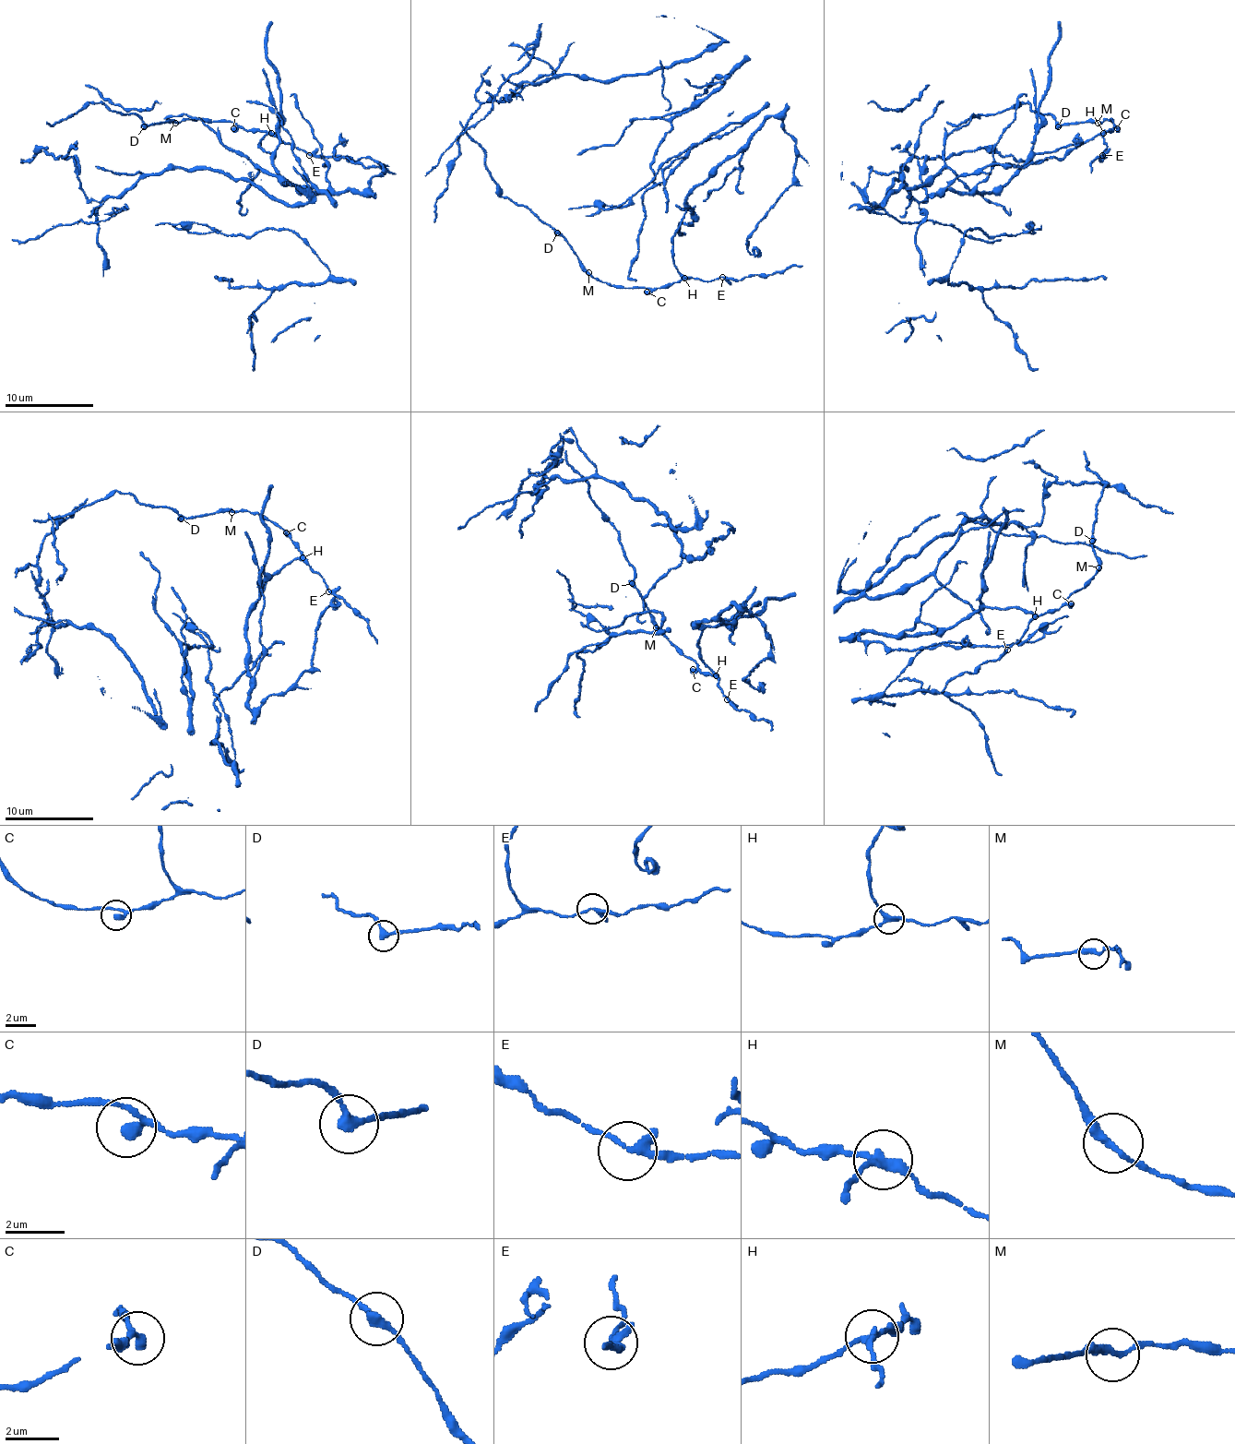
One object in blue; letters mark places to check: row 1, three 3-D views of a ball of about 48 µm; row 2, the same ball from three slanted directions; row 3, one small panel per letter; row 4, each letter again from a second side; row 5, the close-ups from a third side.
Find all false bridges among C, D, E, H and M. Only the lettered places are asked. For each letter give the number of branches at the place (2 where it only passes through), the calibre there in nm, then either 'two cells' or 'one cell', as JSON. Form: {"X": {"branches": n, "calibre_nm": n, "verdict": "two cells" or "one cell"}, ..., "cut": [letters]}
{"C": {"branches": 2, "calibre_nm": 280, "verdict": "one cell"}, "D": {"branches": 2, "calibre_nm": 280, "verdict": "one cell"}, "E": {"branches": 3, "calibre_nm": 190, "verdict": "one cell"}, "H": {"branches": 3, "calibre_nm": 240, "verdict": "two cells"}, "M": {"branches": 2, "calibre_nm": 260, "verdict": "one cell"}, "cut": ["H"]}

